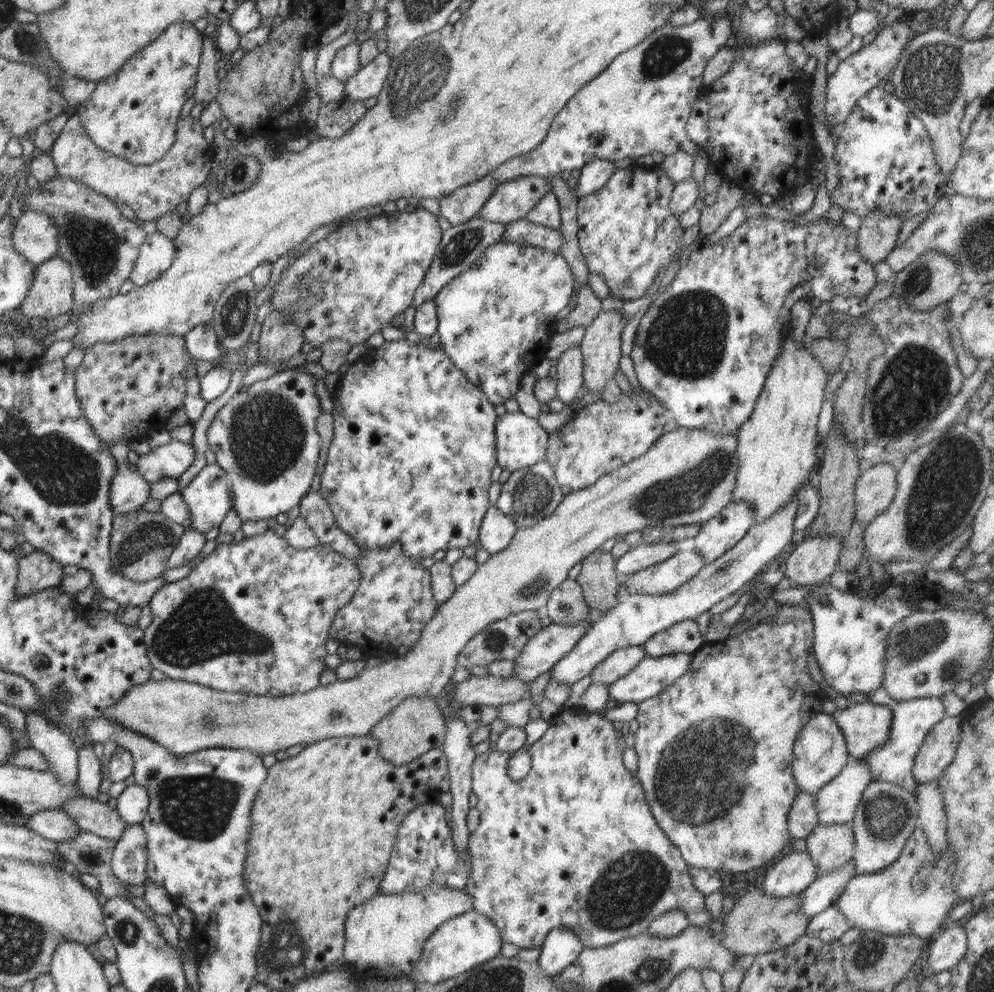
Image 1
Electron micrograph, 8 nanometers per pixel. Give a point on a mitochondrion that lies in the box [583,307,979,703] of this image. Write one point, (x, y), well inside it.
(914, 384)

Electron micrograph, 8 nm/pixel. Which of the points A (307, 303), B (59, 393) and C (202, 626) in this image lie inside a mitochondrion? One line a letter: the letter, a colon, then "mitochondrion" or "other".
A: mitochondrion
B: other
C: mitochondrion

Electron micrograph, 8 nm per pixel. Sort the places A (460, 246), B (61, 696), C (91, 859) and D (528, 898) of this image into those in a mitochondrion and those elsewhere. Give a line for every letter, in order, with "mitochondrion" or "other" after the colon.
A: mitochondrion
B: mitochondrion
C: other
D: other

